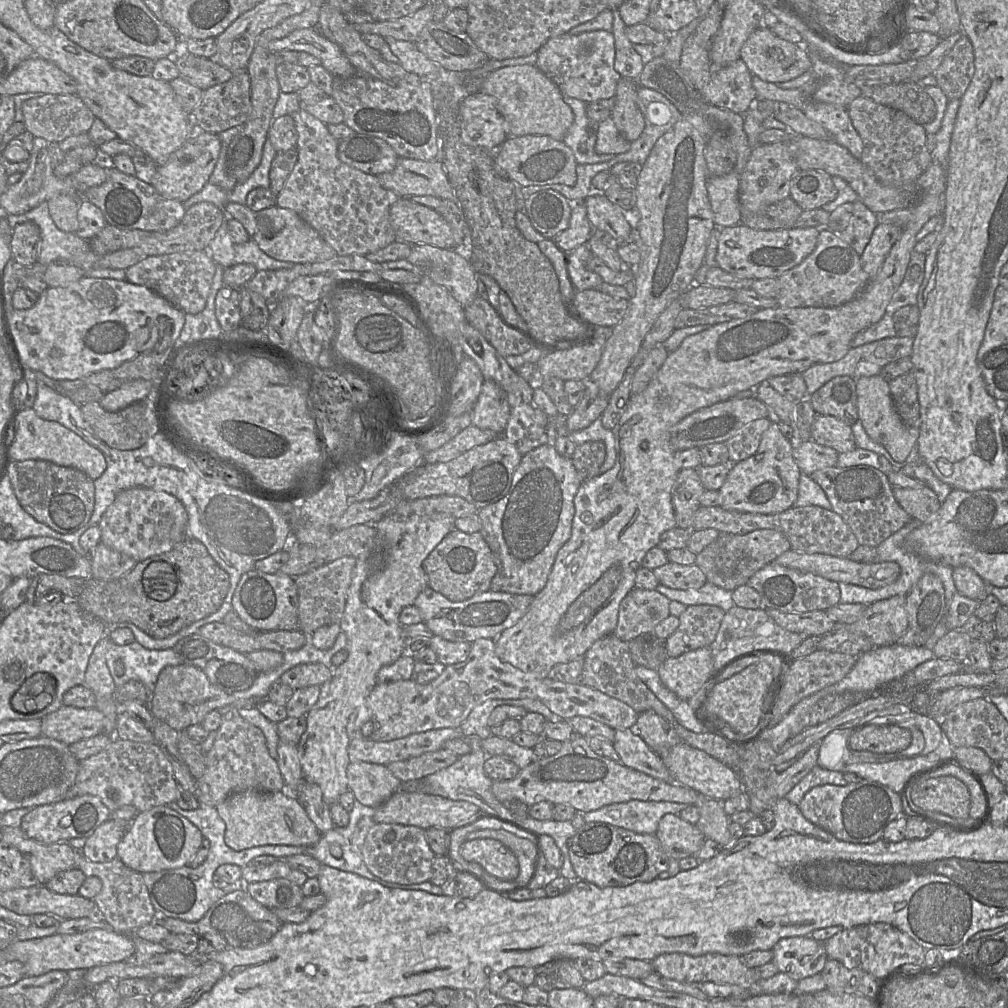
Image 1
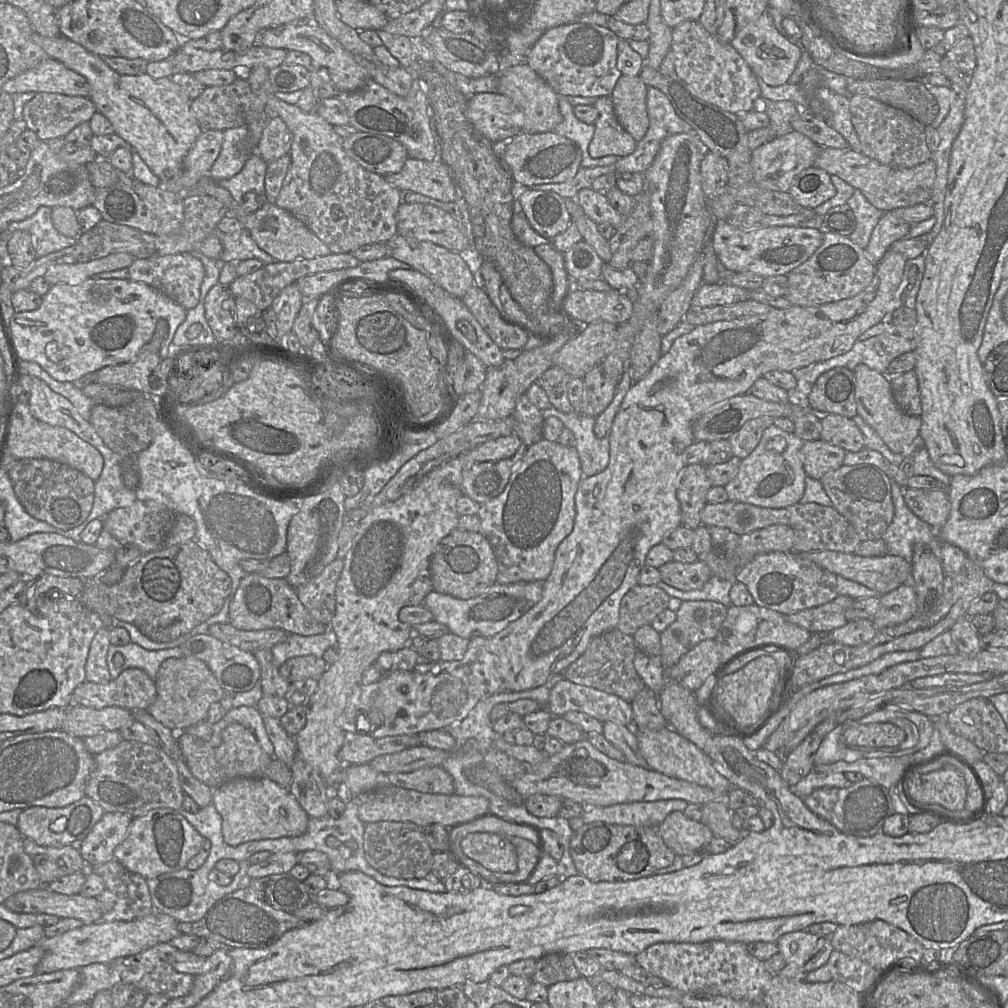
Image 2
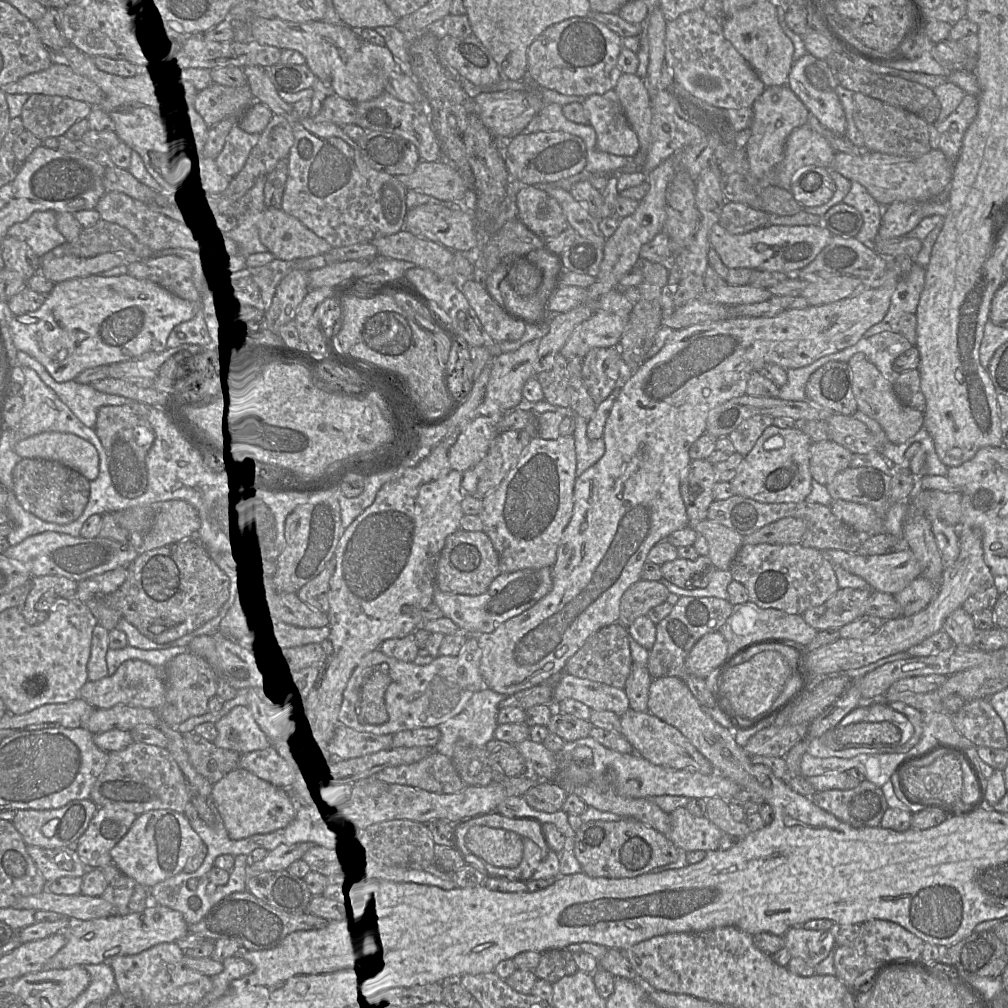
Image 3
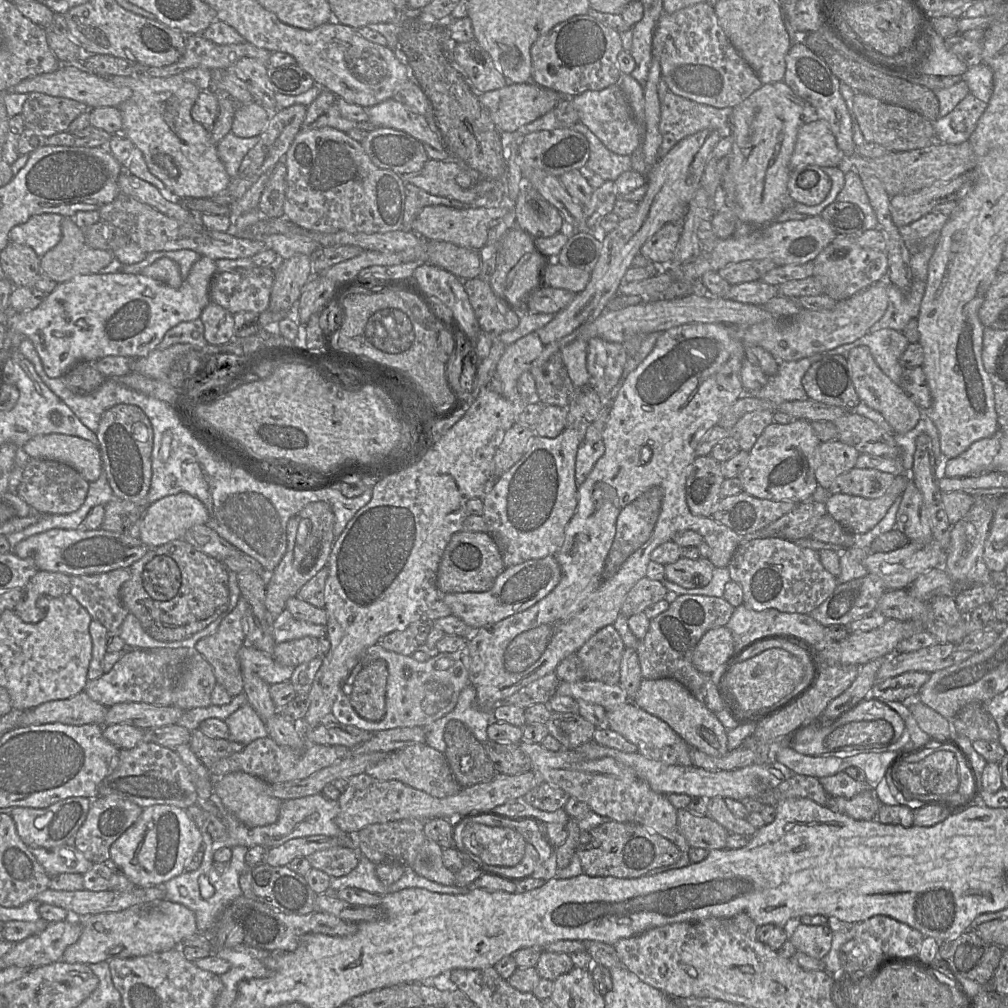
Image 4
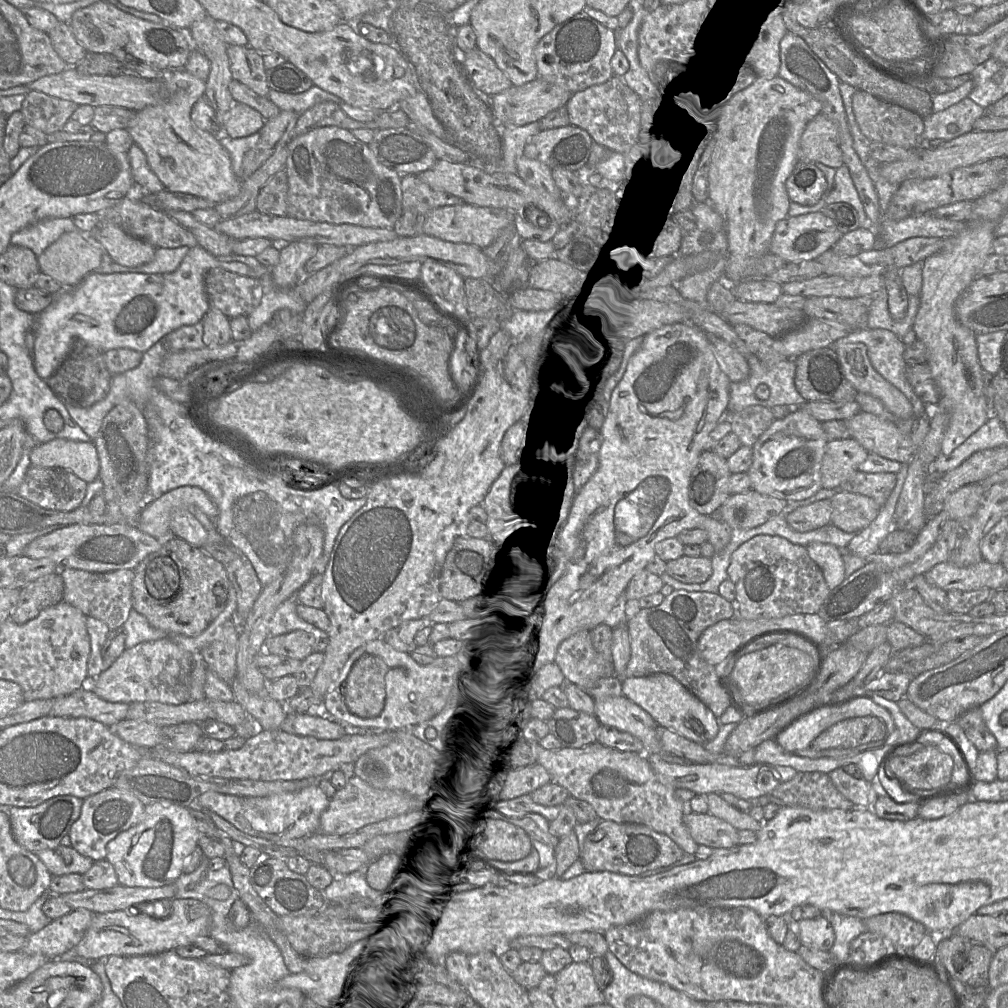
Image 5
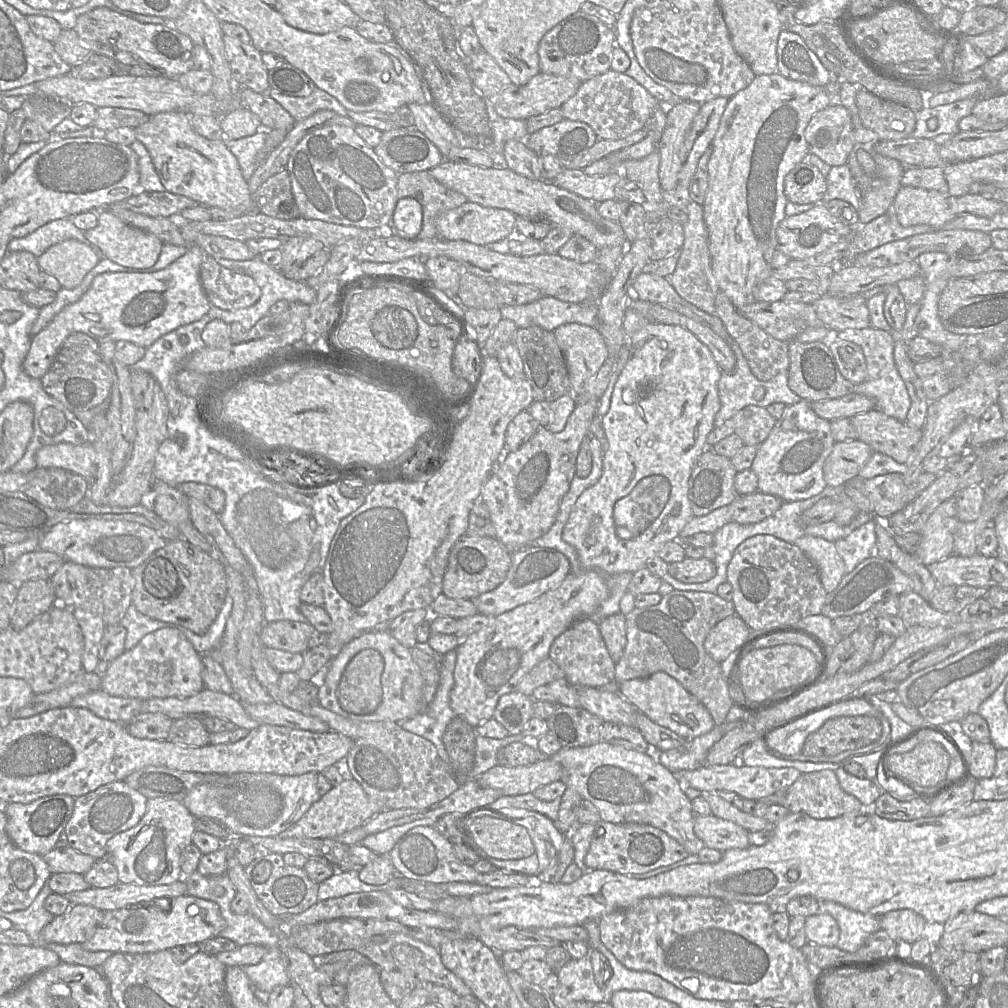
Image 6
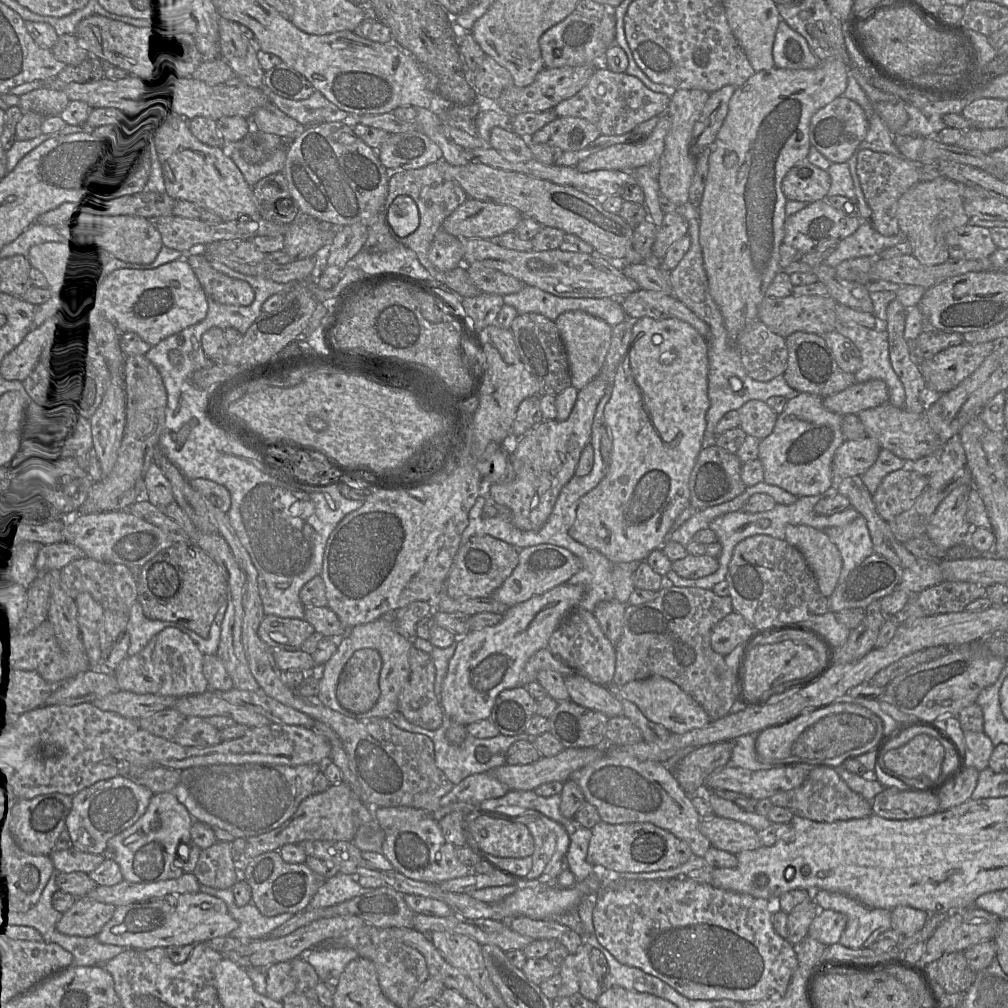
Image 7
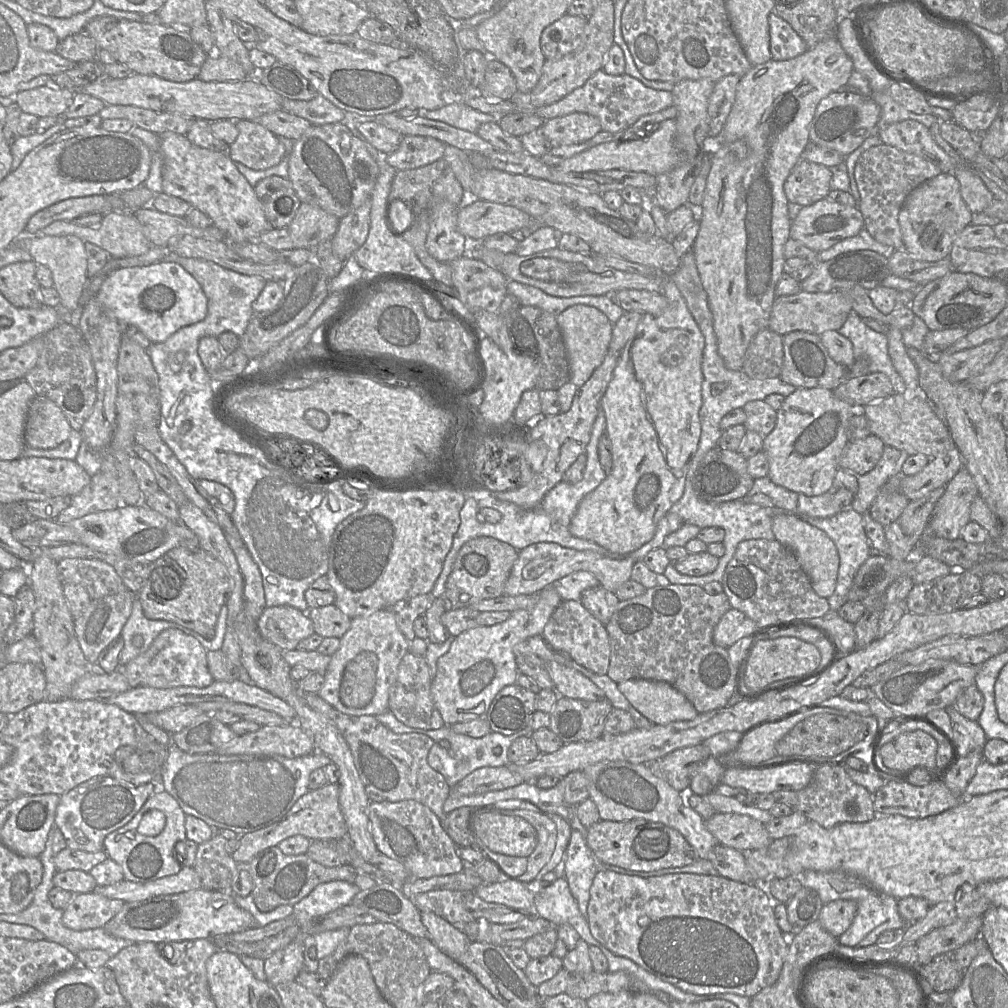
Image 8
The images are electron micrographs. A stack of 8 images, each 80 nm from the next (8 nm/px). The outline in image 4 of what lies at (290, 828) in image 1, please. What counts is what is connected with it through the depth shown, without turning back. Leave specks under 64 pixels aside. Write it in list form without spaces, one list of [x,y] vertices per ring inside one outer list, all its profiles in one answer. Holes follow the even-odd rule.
[[[245,772],[214,780],[214,792],[223,805],[248,827],[277,821],[282,801],[269,794],[268,783]]]

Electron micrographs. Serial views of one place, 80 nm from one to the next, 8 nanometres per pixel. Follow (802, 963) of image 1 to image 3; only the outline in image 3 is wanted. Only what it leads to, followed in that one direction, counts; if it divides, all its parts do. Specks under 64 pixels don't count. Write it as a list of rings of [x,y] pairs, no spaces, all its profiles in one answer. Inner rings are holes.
[[[834,923],[831,930],[810,930],[794,926],[783,935],[785,947],[792,957],[800,957],[809,966],[816,967],[835,947],[836,925]]]

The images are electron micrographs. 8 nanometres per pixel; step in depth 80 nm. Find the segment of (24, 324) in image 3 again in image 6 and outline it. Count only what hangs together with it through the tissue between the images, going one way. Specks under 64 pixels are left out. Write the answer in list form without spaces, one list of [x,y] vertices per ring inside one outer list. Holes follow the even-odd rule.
[[[192,245],[185,255],[162,270],[151,273],[105,272],[97,275],[78,301],[66,306],[44,329],[31,338],[28,354],[23,361],[23,370],[33,378],[42,378],[65,339],[75,332],[85,333],[97,341],[124,340],[147,348],[180,326],[200,320],[210,310],[210,302],[200,281],[203,254],[204,251],[198,245]]]

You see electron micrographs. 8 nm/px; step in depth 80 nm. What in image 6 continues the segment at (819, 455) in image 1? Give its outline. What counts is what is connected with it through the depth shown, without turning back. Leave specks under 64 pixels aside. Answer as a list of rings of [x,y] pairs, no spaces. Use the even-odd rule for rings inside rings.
[[[859,439],[835,442],[823,465],[826,484],[843,487],[850,480],[857,478],[872,453],[872,449]]]

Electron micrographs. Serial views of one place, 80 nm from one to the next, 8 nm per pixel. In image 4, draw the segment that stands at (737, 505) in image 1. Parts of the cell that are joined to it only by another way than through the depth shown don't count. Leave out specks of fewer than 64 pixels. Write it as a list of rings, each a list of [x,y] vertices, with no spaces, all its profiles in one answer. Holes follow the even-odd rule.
[[[807,420],[768,425],[750,450],[747,466],[738,476],[743,492],[771,501],[800,503],[808,500],[818,487],[815,471],[820,443]]]

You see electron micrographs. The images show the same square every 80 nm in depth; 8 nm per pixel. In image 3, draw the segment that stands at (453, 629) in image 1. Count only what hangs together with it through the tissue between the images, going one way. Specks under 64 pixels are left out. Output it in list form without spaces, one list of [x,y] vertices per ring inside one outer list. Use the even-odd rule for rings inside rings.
[[[543,567],[501,573],[492,581],[486,592],[475,596],[445,593],[436,588],[433,603],[441,609],[445,617],[459,627],[461,633],[469,635],[468,637],[490,633],[500,624],[532,607],[551,590],[551,570],[551,567]]]

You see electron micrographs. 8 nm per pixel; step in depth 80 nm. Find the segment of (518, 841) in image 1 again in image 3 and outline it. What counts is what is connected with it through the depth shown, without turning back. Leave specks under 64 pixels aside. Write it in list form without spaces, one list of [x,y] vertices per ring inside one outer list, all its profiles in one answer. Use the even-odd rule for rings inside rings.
[[[523,838],[523,857],[518,867],[514,869],[504,869],[485,865],[487,876],[494,878],[504,878],[508,880],[529,881],[535,871],[542,863],[541,849],[532,840]]]

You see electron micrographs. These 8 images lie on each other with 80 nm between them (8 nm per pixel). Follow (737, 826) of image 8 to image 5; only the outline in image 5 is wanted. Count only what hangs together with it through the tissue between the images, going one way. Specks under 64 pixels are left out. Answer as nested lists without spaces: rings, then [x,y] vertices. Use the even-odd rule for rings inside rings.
[[[687,811],[683,822],[698,845],[712,849],[731,848],[739,845],[739,831],[728,822],[711,815]]]

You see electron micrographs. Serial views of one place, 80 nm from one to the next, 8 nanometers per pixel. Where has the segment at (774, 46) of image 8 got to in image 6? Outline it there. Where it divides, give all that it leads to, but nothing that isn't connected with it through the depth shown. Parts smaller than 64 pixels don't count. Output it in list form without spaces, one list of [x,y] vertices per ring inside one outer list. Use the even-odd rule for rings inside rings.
[[[782,29],[777,41],[777,71],[784,77],[815,86],[824,86],[831,80],[831,73],[817,55],[796,33]]]

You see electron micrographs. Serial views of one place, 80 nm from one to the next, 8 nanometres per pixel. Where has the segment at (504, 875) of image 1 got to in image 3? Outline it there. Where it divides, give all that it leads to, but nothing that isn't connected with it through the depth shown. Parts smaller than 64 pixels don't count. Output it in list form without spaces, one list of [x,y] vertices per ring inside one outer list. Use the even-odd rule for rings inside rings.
[[[473,826],[465,836],[465,845],[484,866],[489,864],[504,869],[514,869],[519,866],[523,857],[523,837],[504,829],[486,826]]]

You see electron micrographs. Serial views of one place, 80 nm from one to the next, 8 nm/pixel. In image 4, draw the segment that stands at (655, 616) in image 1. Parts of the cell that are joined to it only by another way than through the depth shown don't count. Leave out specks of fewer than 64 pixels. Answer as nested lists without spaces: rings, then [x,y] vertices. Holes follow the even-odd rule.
[[[644,576],[638,580],[626,594],[621,613],[629,618],[644,611],[648,606],[665,599],[667,588],[658,580],[651,580]]]

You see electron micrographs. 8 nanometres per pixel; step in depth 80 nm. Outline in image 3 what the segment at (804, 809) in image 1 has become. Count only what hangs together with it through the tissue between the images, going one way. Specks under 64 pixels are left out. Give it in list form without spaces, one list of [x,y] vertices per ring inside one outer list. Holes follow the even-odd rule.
[[[867,780],[849,790],[816,792],[811,799],[818,807],[854,828],[880,826],[889,808],[881,788]]]

